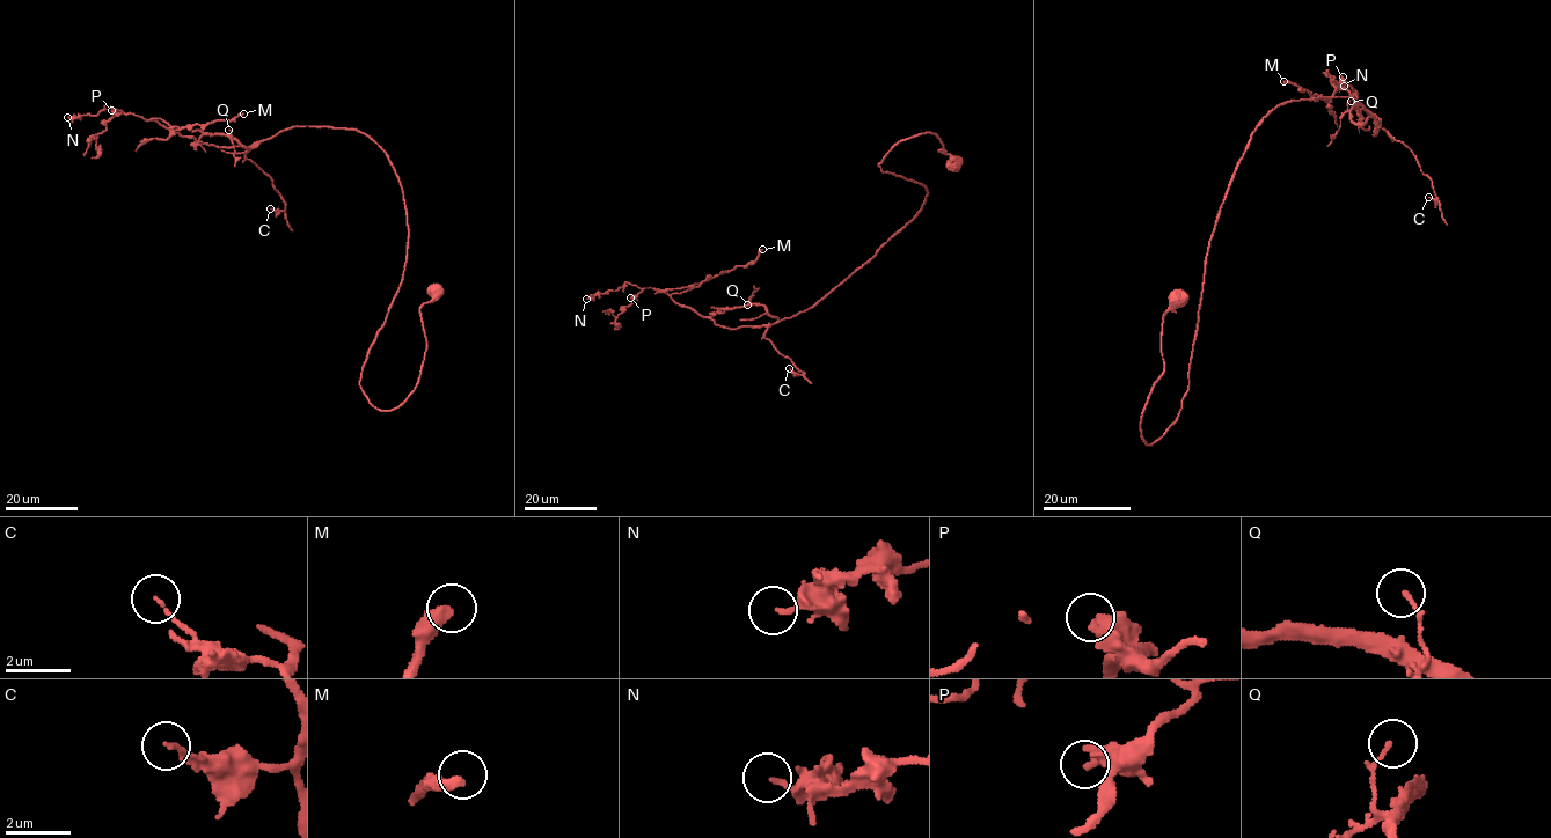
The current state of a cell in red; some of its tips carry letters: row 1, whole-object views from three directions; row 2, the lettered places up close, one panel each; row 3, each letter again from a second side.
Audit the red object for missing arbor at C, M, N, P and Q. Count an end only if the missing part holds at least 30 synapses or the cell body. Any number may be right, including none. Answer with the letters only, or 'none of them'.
M

